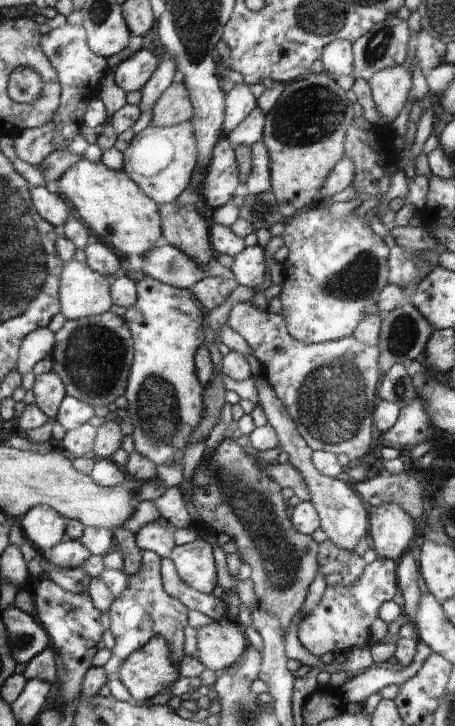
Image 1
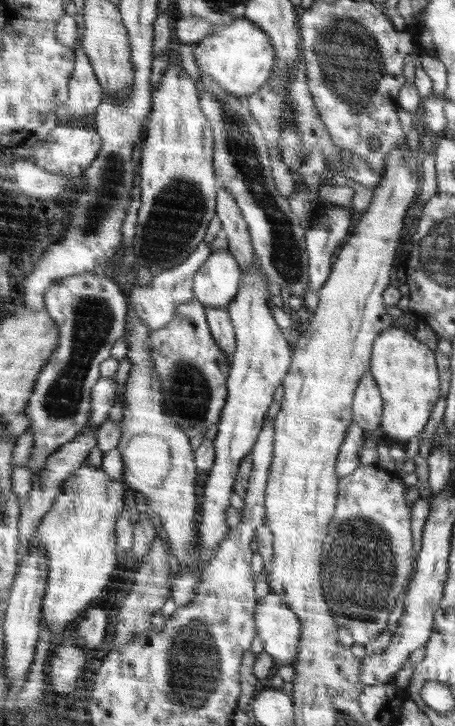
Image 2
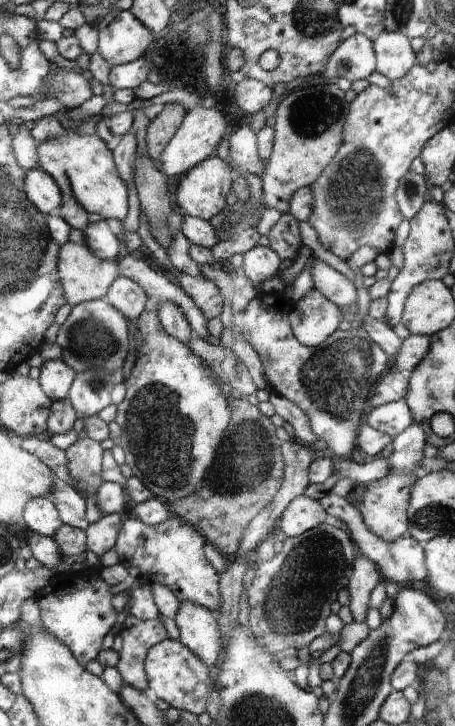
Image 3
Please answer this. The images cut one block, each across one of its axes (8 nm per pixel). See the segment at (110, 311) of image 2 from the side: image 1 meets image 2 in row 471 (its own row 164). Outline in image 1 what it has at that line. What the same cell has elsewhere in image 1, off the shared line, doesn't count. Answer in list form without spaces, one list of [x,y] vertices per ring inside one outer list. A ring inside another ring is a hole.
[[[66,23],[64,26],[53,29],[49,34],[46,33],[43,36],[42,46],[46,54],[51,57],[52,64],[60,73],[61,83],[63,84],[63,103],[58,114],[46,126],[38,129],[28,129],[14,137],[18,157],[37,167],[40,167],[47,156],[59,149],[64,149],[72,138],[76,138],[80,134],[90,98],[94,98],[96,95],[90,88],[92,78],[102,78],[109,69],[107,58],[102,58],[102,56],[98,56],[91,51],[87,42],[87,29],[83,25],[76,26]]]

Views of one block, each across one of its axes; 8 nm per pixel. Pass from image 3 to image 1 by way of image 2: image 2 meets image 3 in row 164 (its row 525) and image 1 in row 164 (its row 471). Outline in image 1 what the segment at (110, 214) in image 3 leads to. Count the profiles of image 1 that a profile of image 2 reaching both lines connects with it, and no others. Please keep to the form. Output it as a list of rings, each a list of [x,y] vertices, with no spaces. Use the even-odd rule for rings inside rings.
[[[82,156],[80,164],[68,170],[62,178],[60,192],[73,202],[90,232],[126,258],[142,257],[163,242],[159,205],[154,204],[124,170],[111,169],[104,166],[102,160],[94,162]]]

